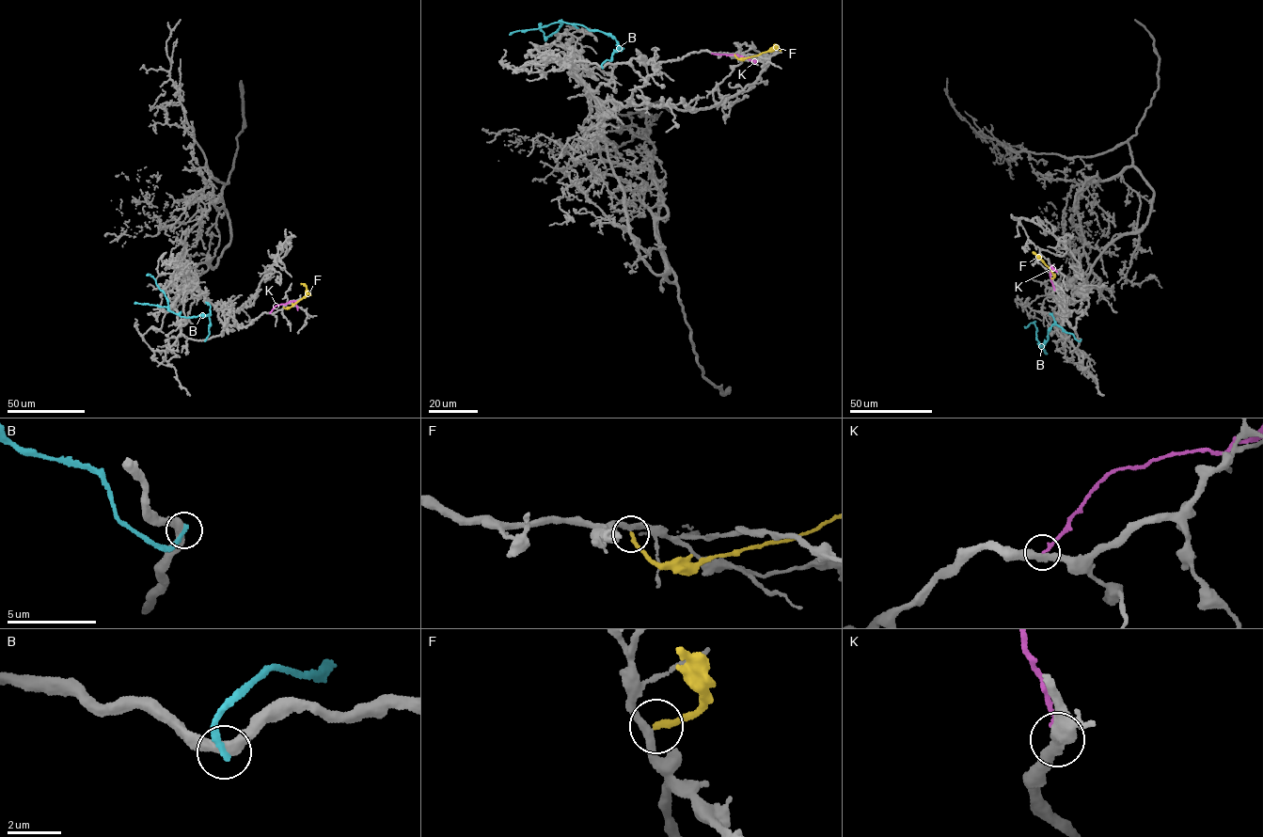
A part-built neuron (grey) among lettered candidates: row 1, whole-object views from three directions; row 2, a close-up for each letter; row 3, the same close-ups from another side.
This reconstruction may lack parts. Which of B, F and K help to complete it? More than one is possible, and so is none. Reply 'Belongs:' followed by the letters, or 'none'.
Belongs: F

